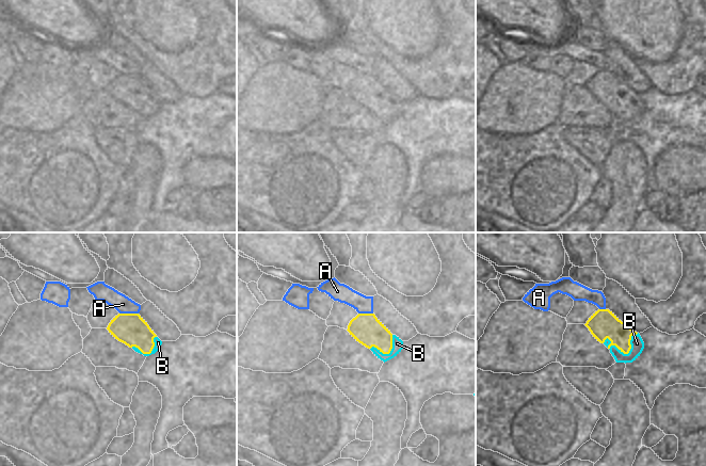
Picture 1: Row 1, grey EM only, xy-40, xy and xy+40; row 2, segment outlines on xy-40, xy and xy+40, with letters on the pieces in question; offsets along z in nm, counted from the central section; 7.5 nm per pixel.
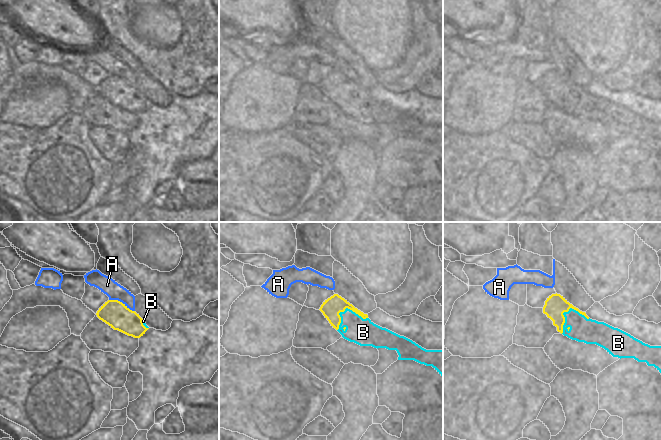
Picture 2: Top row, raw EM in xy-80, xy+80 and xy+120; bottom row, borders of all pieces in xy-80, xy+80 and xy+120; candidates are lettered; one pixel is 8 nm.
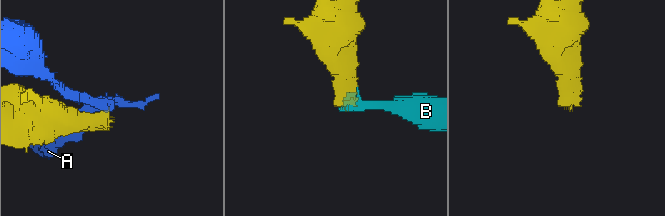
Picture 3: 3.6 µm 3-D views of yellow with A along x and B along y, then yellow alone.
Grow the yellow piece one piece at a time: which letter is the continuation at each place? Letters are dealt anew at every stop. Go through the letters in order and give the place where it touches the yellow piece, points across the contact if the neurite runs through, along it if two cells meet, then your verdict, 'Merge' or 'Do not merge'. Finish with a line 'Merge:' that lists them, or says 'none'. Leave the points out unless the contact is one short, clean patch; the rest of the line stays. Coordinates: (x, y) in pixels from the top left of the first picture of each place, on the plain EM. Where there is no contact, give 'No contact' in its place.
A: Touches yellow at xy-40 (129, 75). Do not merge
B: Touches yellow at xy+40 (625, 114). Do not merge
Merge: none

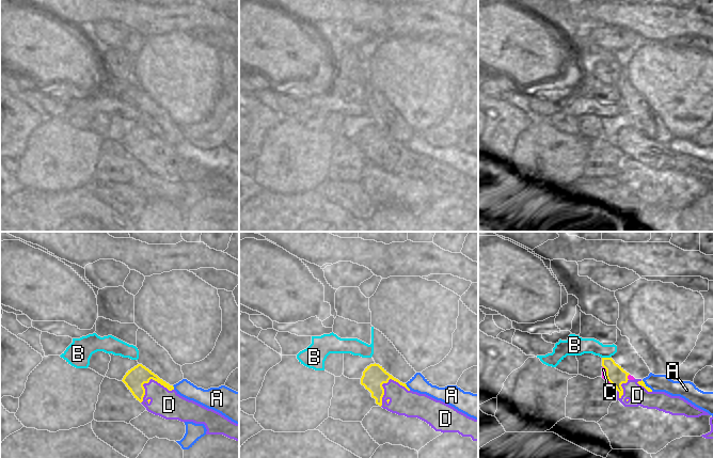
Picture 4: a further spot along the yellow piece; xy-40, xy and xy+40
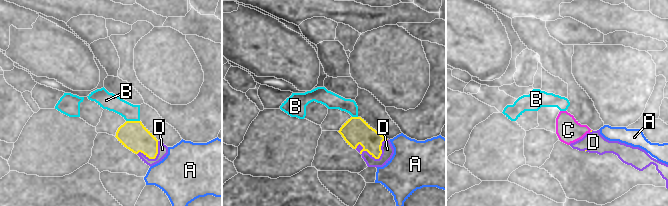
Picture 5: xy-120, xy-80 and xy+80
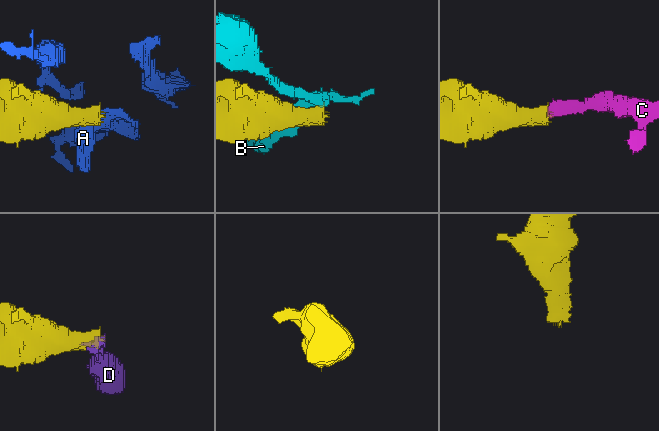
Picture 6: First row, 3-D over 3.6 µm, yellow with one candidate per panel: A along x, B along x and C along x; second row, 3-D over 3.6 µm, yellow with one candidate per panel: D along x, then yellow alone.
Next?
A: Touches yellow at xy (407, 147). Do not merge
B: Touches yellow at xy+40 (606, 119). Do not merge
C: Touches yellow at xy+40 (606, 138). Path across: xy+40 (616, 136), (606, 138), (603, 130). Merge
D: Touches yellow at xy (385, 143). Do not merge
Merge: C

